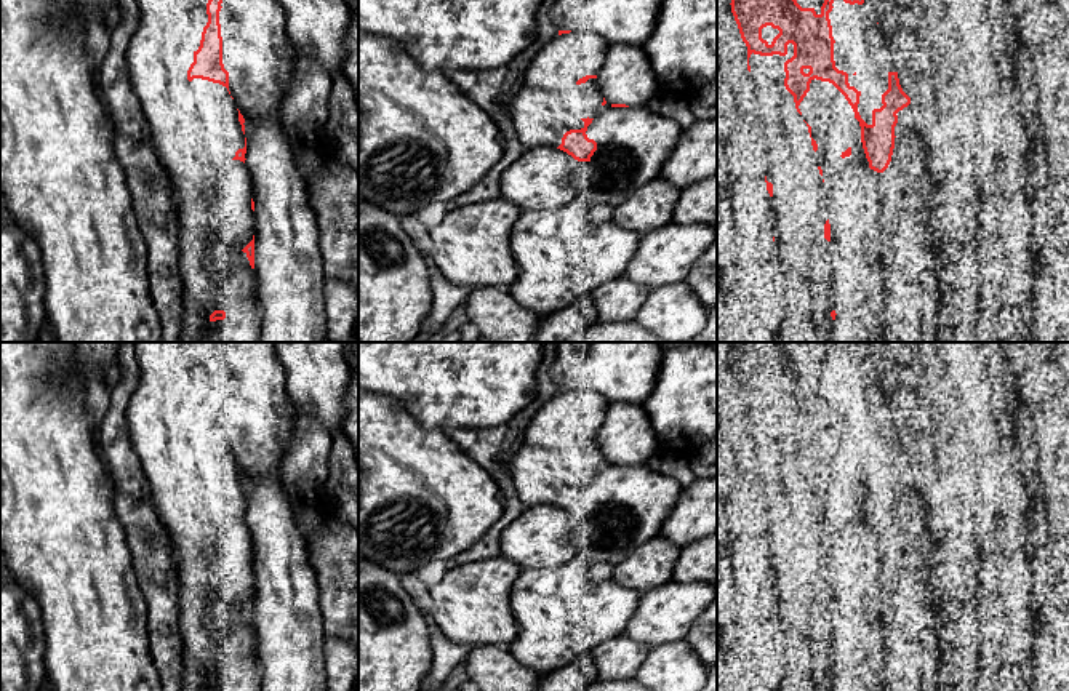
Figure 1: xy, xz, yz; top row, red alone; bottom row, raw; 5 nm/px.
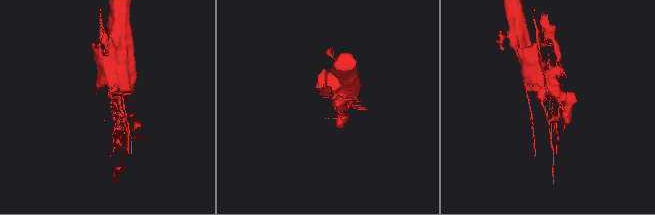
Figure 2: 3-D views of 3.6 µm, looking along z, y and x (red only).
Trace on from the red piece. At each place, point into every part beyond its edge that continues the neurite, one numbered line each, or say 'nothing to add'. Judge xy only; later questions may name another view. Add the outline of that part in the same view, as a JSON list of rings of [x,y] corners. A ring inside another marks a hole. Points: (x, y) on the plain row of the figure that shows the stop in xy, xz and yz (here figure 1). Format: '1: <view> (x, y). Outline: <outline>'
1: xy (288, 624). Outline: [[[280,481],[245,485],[245,525],[254,560],[254,632],[261,691],[326,691],[325,629],[317,573],[307,539],[294,521],[291,499]]]

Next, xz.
1: xz (626, 435). Outline: [[[624,401],[610,403],[595,438],[608,464],[645,465],[661,449],[643,406]]]

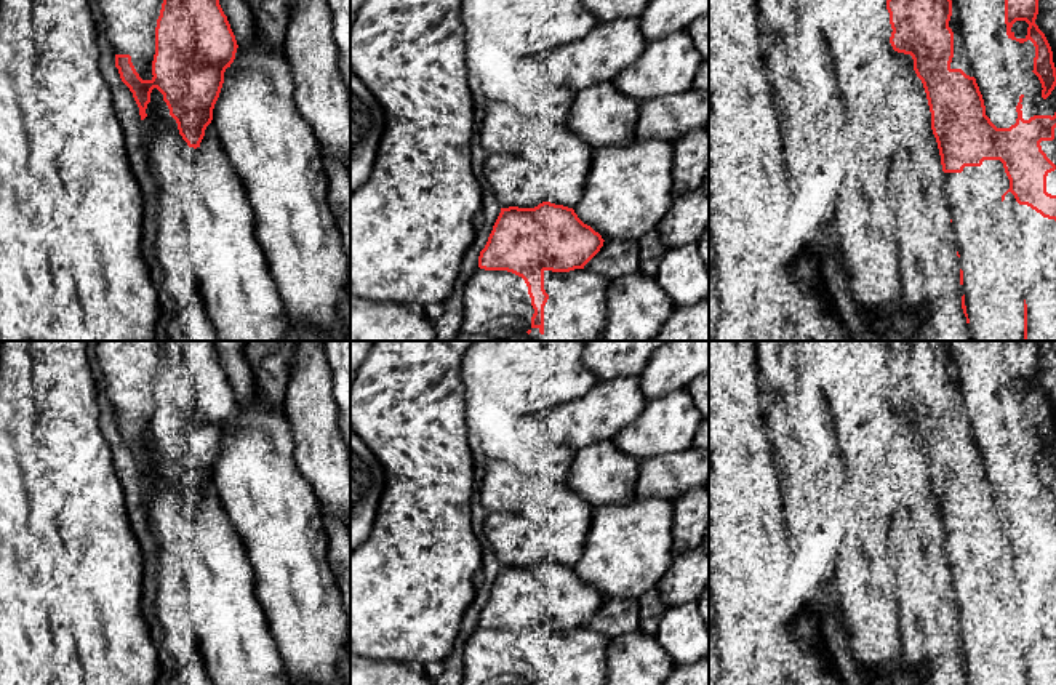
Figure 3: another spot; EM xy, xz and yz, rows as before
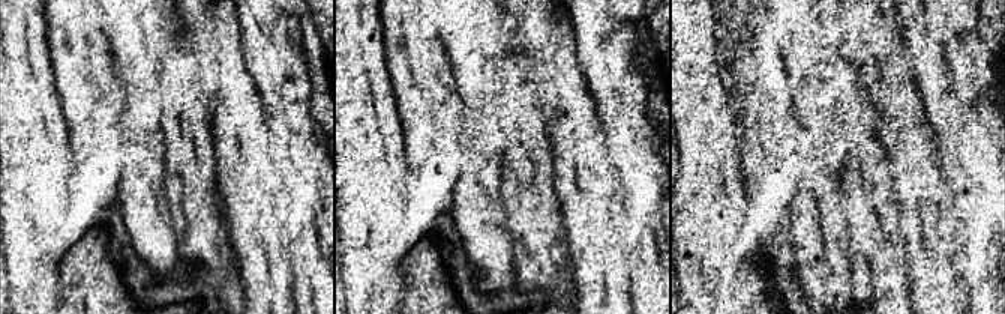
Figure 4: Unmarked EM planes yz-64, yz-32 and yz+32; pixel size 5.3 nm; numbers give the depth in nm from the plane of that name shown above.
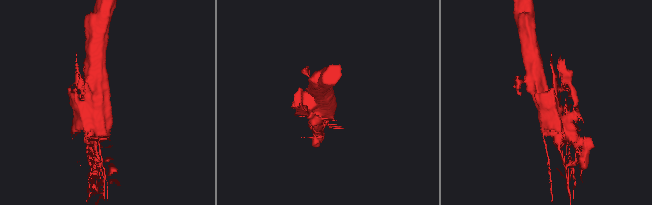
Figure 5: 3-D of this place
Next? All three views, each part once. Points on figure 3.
nothing to add

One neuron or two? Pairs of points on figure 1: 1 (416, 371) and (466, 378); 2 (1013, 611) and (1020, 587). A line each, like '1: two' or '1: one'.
1: one
2: one

